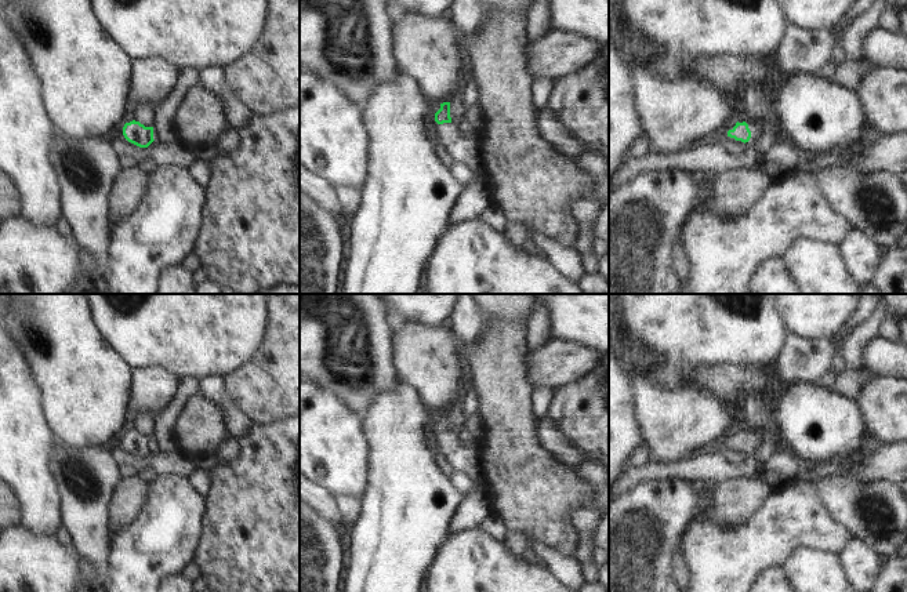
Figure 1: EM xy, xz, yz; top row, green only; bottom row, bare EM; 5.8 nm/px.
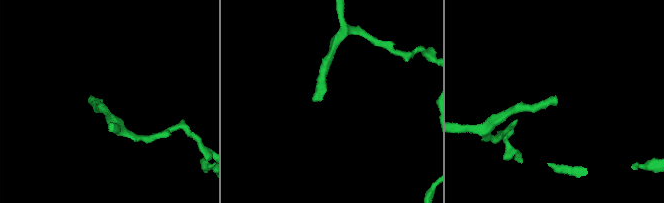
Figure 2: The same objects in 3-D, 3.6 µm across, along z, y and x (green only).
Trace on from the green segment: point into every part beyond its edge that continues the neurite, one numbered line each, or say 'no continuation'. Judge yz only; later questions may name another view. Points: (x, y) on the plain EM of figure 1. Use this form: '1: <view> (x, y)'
1: yz (758, 436)

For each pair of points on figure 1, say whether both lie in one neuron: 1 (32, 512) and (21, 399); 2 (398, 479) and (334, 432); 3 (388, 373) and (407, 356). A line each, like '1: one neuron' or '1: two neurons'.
1: one neuron
2: two neurons
3: two neurons

